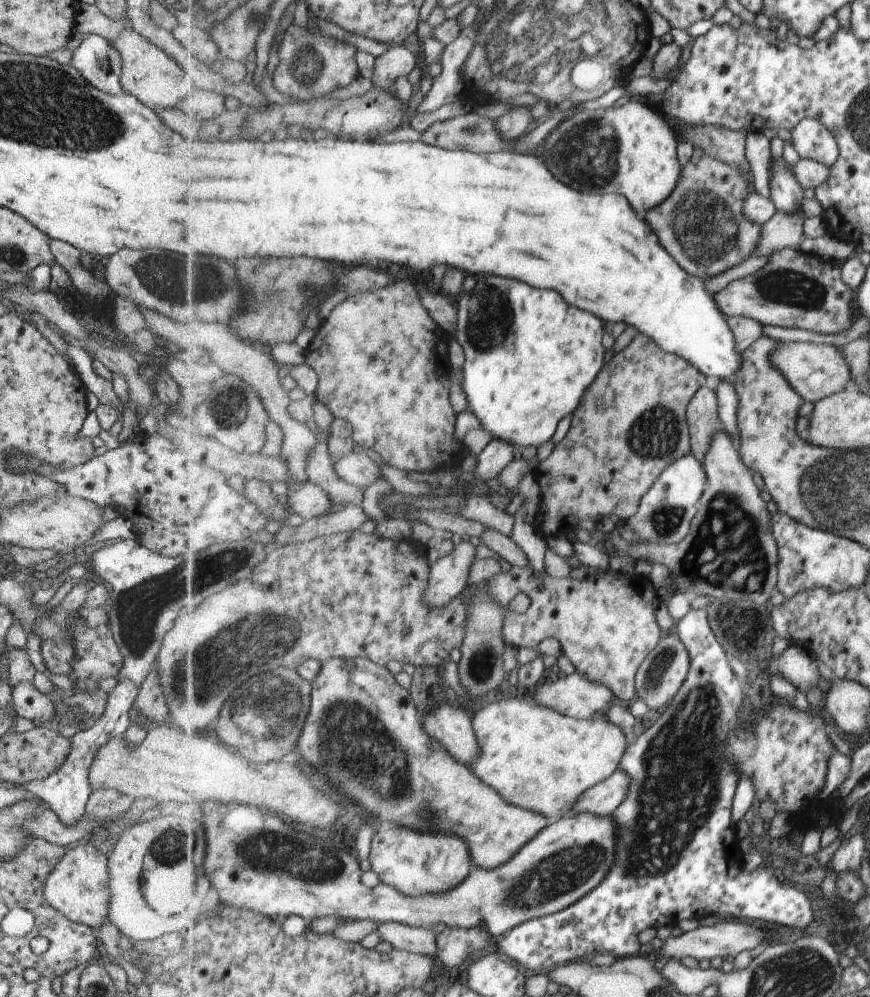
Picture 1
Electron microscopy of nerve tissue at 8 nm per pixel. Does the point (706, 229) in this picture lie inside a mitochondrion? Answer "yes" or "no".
yes

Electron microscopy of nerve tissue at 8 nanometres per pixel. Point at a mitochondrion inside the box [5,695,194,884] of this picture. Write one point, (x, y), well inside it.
(169, 849)

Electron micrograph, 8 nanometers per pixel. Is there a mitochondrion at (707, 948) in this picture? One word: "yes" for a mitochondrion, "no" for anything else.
no

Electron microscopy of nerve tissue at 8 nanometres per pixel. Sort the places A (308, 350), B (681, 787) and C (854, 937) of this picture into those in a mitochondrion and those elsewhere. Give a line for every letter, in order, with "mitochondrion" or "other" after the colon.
A: other
B: mitochondrion
C: other

